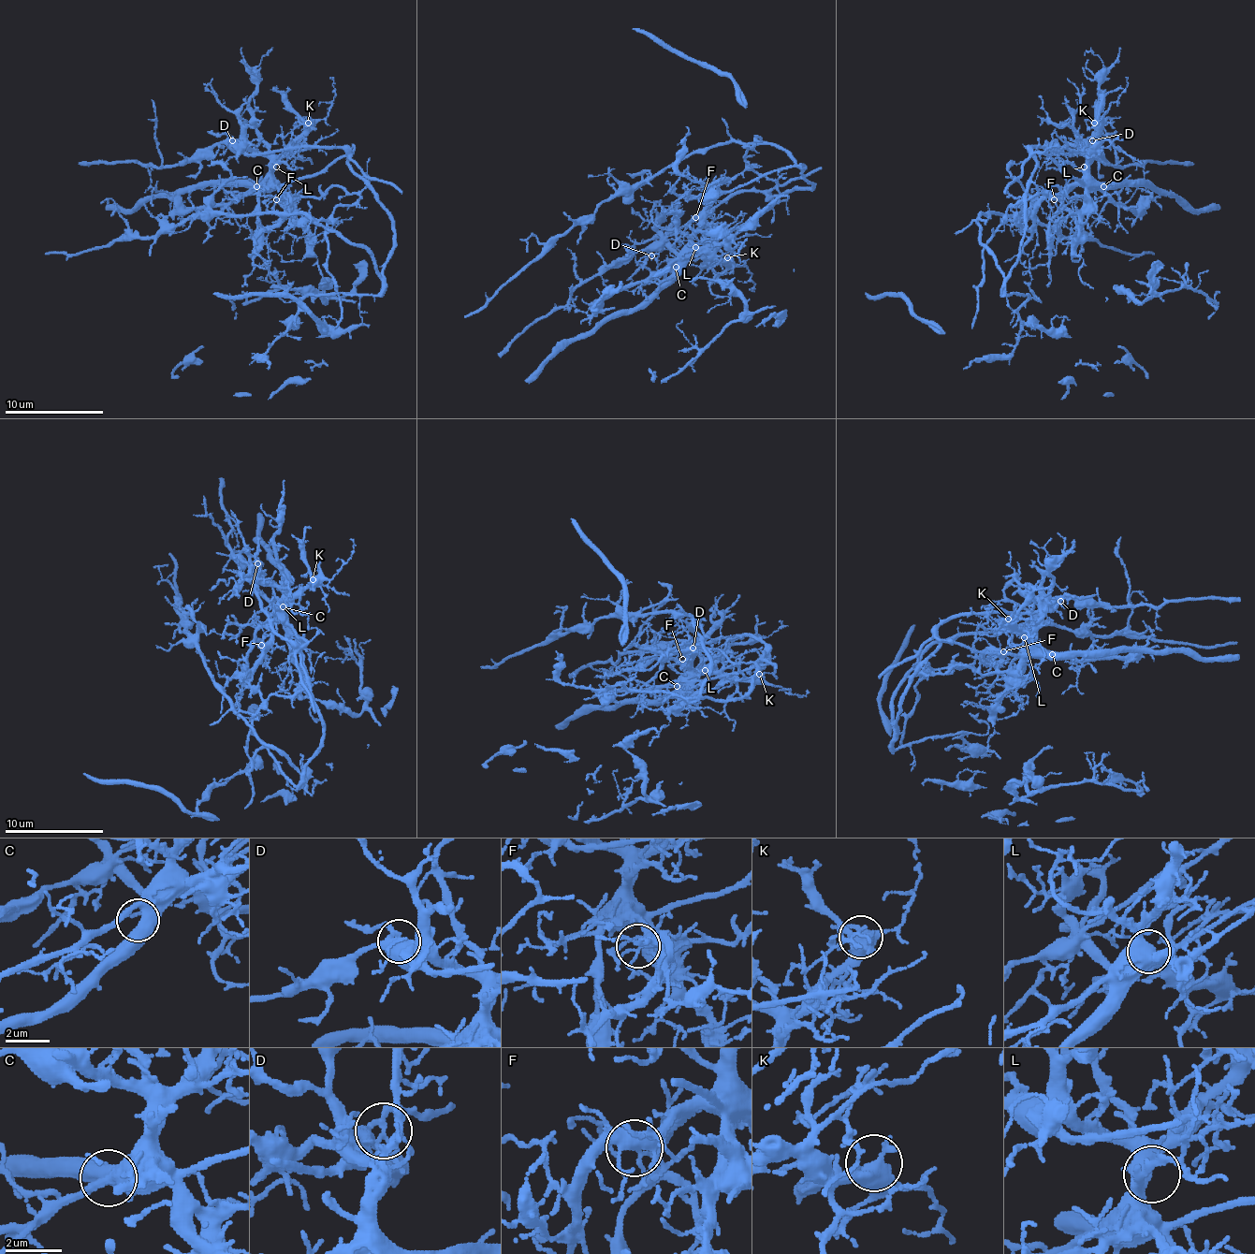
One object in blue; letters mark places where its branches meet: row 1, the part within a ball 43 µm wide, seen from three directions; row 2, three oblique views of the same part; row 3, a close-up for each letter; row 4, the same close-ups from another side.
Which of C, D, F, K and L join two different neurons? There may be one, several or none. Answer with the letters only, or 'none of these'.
D

